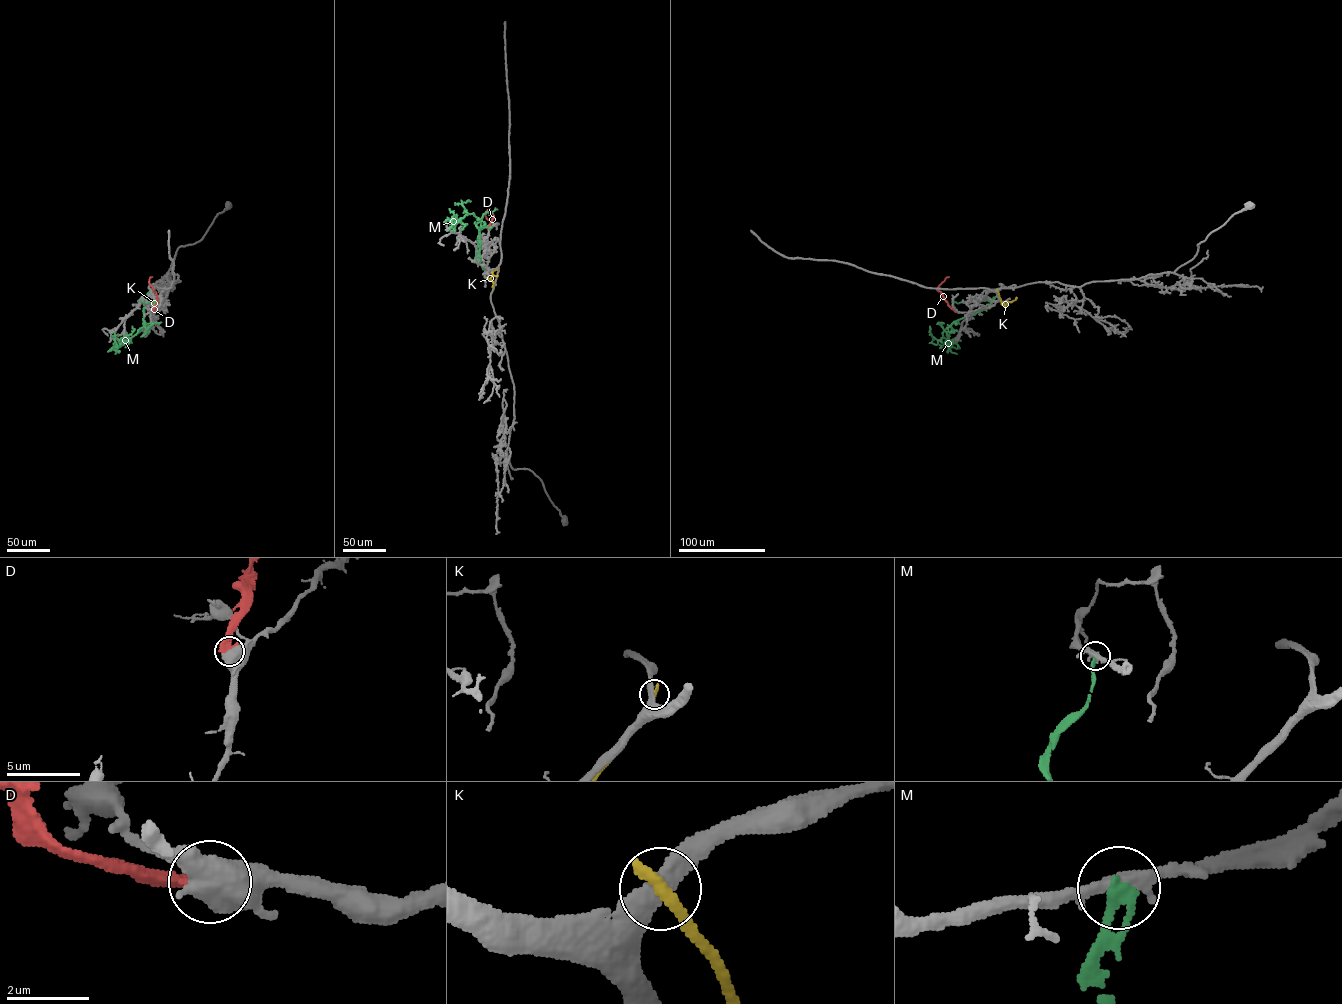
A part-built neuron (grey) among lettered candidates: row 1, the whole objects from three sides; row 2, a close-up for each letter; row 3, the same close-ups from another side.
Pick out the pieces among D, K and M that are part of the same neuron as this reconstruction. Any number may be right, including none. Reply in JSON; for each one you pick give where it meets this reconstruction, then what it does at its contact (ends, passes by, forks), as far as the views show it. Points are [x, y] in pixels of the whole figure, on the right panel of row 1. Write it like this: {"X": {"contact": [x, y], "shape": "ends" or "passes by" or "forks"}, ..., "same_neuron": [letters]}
{"same_neuron": []}

